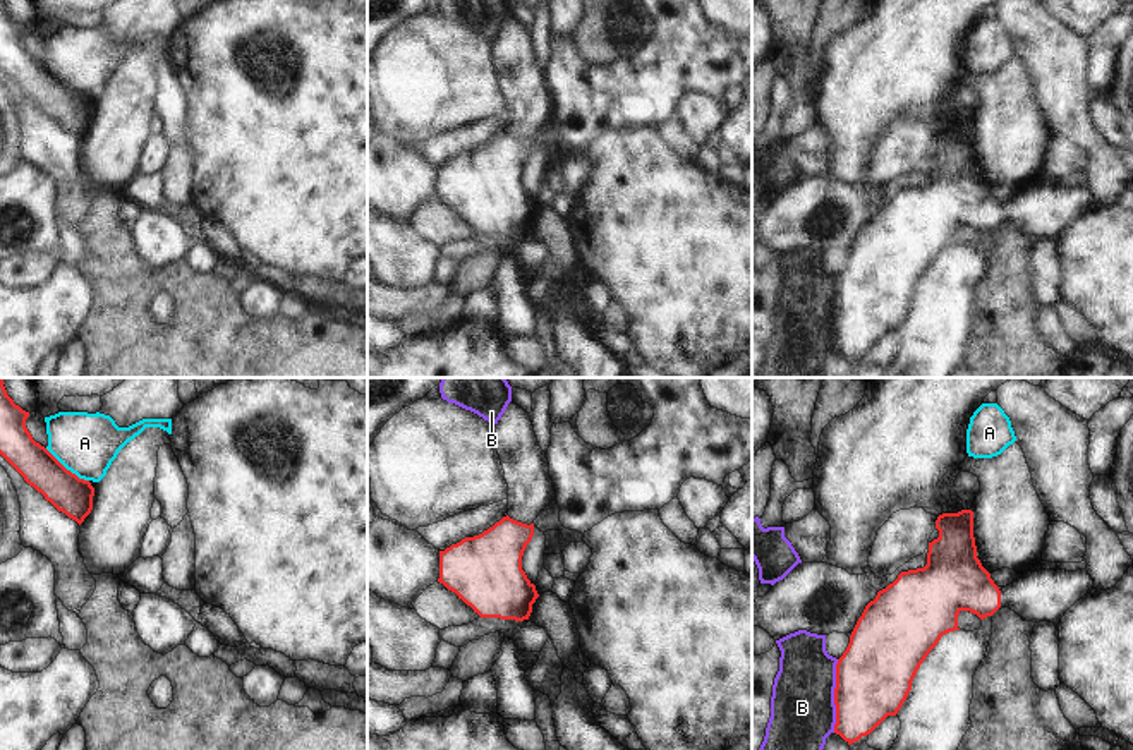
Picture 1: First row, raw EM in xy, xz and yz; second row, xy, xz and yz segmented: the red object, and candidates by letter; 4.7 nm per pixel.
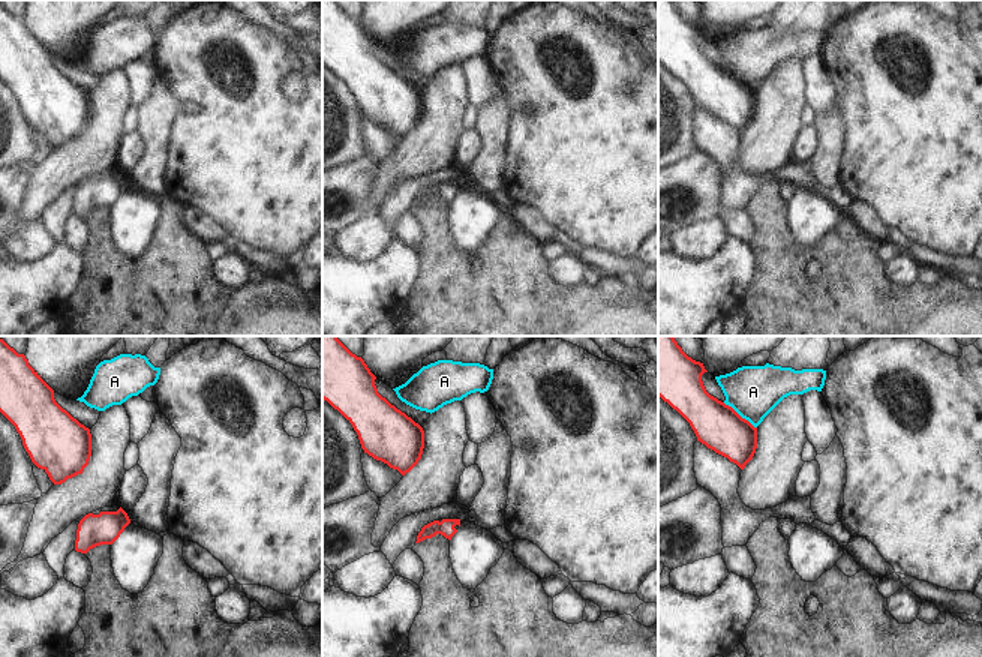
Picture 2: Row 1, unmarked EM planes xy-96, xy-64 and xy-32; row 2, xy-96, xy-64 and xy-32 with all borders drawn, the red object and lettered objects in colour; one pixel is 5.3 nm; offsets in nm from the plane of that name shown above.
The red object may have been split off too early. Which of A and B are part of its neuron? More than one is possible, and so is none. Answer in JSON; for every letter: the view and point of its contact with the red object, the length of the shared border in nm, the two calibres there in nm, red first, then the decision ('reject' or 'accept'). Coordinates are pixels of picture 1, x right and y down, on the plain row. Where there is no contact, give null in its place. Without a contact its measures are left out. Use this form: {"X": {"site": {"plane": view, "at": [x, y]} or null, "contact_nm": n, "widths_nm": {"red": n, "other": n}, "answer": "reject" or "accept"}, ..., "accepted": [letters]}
{"A": {"site": {"plane": "xy", "at": [66, 84]}, "contact_nm": 260, "widths_nm": {"red": 180, "other": 280}, "answer": "reject"}, "B": {"site": {"plane": "yz", "at": [835, 311]}, "contact_nm": 340, "widths_nm": {"red": 360, "other": 300}, "answer": "reject"}, "accepted": []}

